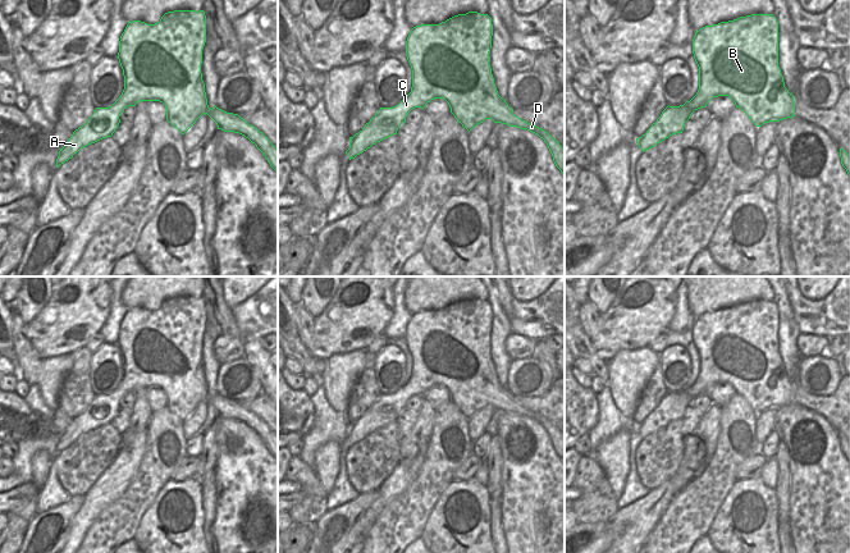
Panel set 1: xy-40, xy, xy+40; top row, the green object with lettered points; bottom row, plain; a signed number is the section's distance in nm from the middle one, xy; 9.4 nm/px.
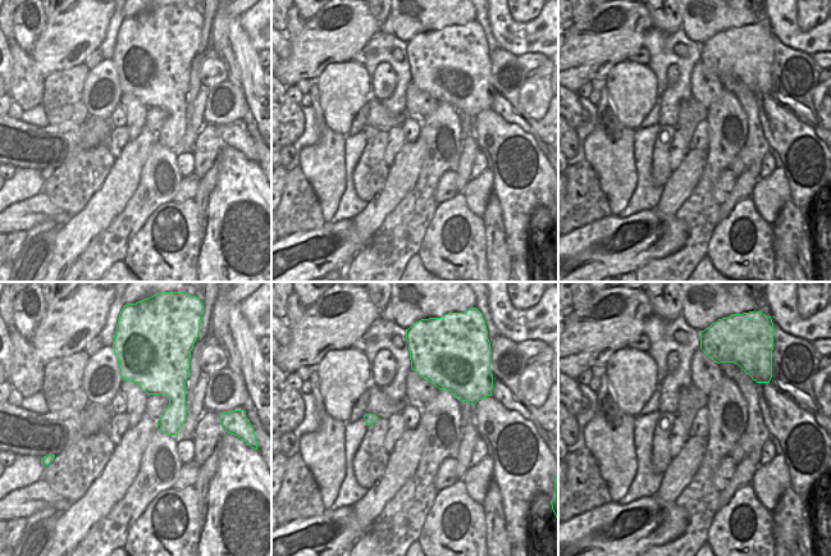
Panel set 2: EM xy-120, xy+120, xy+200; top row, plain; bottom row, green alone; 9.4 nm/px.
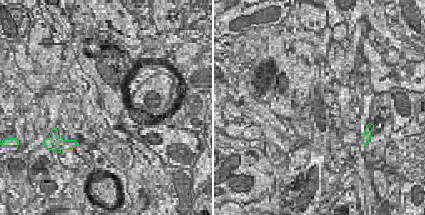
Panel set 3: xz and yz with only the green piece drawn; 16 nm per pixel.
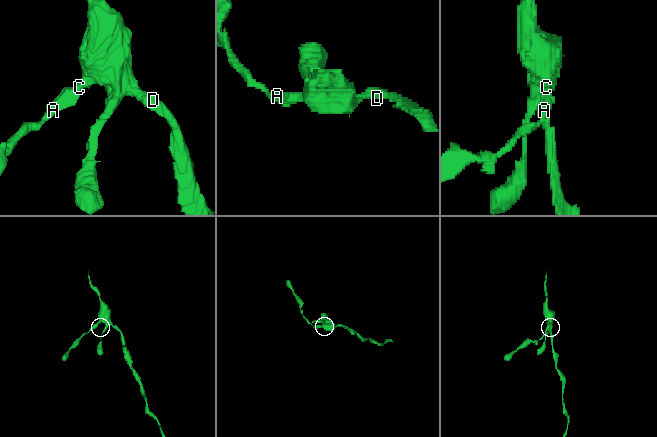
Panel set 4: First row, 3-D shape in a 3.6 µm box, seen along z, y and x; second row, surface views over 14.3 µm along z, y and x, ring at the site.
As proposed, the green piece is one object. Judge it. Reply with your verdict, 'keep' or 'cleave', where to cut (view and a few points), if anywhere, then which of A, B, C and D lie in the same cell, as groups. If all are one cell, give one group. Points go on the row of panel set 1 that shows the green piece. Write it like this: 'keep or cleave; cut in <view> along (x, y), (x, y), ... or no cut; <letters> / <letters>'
keep; no cut; A B C D

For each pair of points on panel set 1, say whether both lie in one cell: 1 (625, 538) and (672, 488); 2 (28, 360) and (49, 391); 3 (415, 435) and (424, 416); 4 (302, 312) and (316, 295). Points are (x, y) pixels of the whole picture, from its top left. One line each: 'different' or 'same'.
1: same
2: different
3: same
4: different

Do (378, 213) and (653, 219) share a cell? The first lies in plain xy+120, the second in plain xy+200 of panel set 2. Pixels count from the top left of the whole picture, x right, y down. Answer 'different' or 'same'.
different

